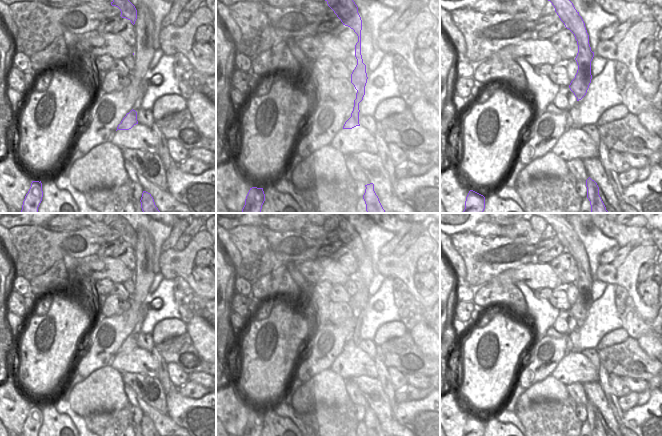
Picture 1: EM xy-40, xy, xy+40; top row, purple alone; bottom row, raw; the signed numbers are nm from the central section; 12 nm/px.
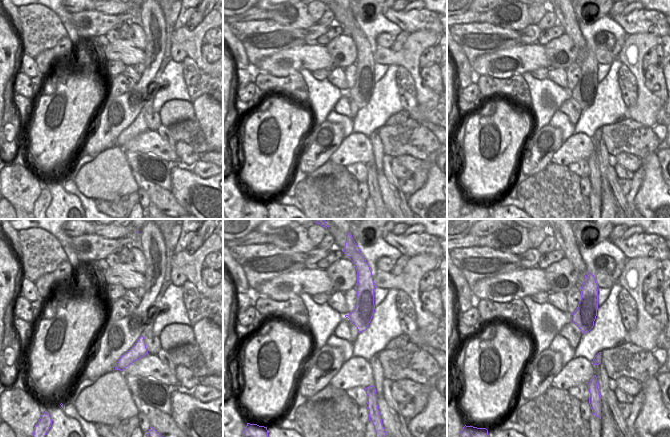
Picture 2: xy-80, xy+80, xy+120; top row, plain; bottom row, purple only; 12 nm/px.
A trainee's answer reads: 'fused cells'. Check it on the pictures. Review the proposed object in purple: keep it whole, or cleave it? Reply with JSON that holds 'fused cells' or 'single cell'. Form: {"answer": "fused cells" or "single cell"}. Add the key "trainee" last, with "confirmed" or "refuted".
{"answer": "fused cells", "trainee": "confirmed"}

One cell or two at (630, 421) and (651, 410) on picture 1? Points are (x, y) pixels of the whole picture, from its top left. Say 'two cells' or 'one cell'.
one cell

